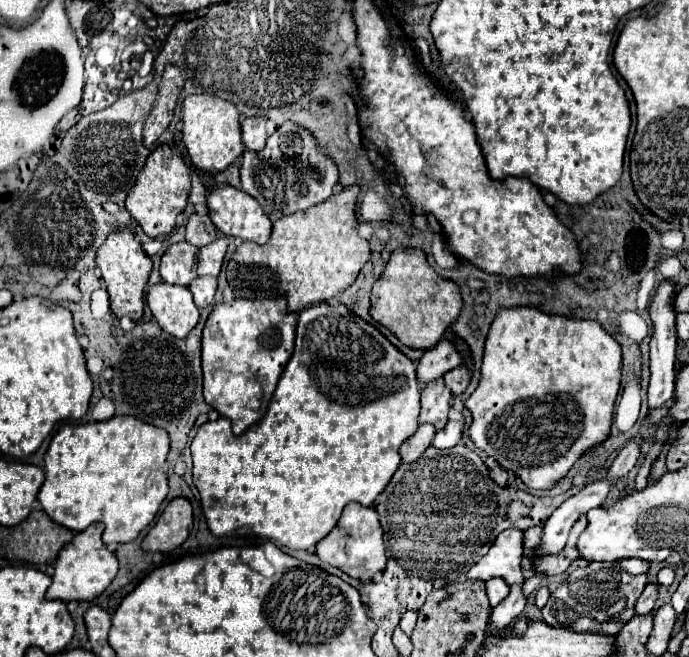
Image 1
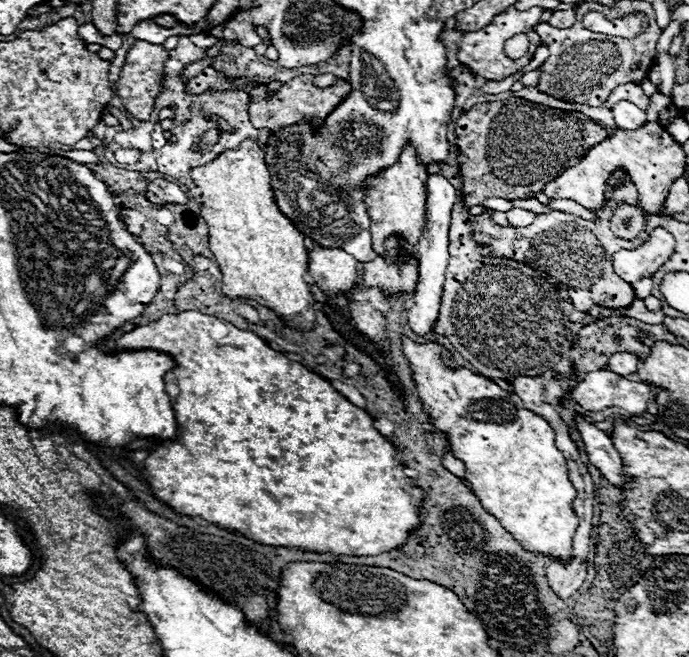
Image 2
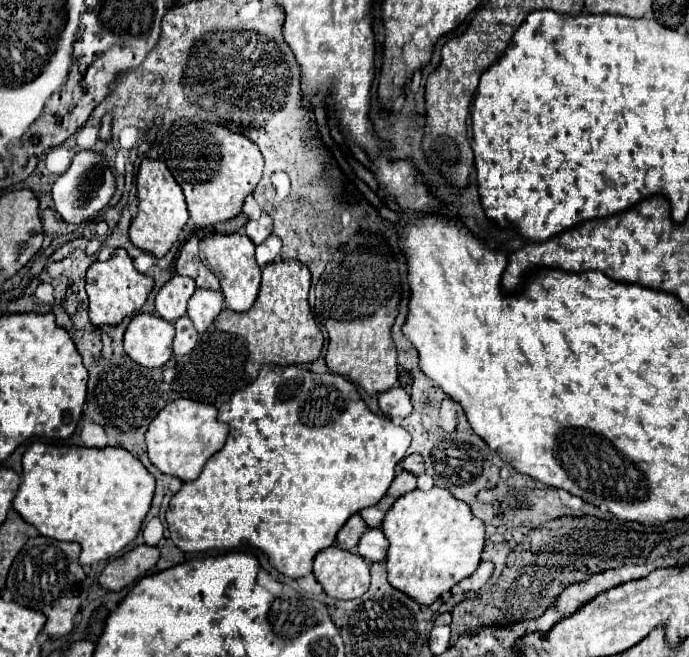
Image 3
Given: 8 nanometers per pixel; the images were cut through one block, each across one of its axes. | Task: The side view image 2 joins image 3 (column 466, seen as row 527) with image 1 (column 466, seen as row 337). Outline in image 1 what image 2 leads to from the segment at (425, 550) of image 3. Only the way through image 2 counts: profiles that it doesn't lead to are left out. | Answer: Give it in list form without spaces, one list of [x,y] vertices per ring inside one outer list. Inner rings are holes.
[[[518,306],[518,308],[500,308],[490,332],[486,336],[486,352],[482,360],[482,374],[480,374],[480,384],[472,392],[472,396],[466,400],[466,408],[472,412],[472,426],[470,426],[470,438],[474,444],[484,450],[488,456],[494,456],[496,462],[514,472],[516,476],[522,478],[522,482],[528,488],[534,490],[548,490],[552,488],[560,478],[566,476],[566,472],[574,466],[574,462],[592,446],[604,442],[610,434],[610,424],[612,424],[612,412],[616,404],[616,396],[620,390],[620,364],[622,364],[622,348],[620,344],[596,322],[596,320],[572,320],[568,316],[560,314],[544,314],[538,308],[530,306]]]

